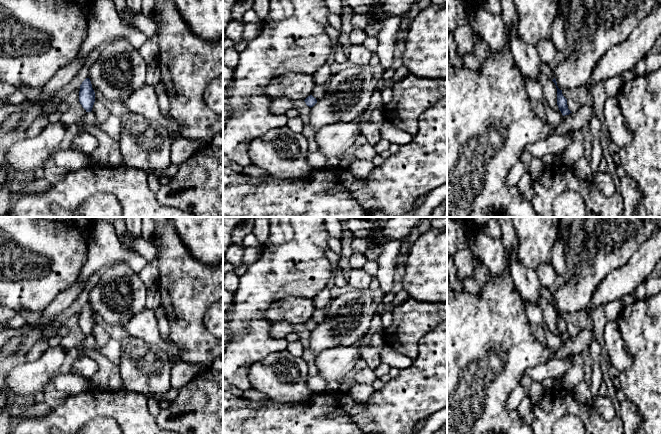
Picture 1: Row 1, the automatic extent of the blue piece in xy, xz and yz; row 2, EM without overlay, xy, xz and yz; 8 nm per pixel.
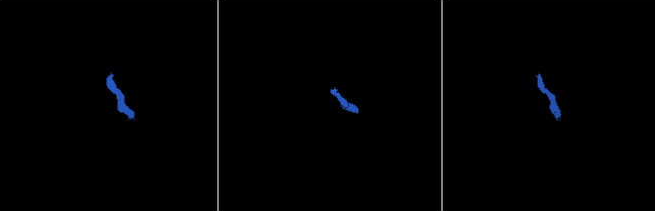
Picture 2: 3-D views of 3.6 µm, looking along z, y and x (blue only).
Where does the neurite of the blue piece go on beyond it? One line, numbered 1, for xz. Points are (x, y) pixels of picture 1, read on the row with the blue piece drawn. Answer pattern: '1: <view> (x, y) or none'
1: none

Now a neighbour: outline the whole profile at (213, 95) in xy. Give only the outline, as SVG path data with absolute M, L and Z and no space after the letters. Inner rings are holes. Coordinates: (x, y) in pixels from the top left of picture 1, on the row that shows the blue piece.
M223 75L210 82L204 91L204 100L214 112L223 115Z

